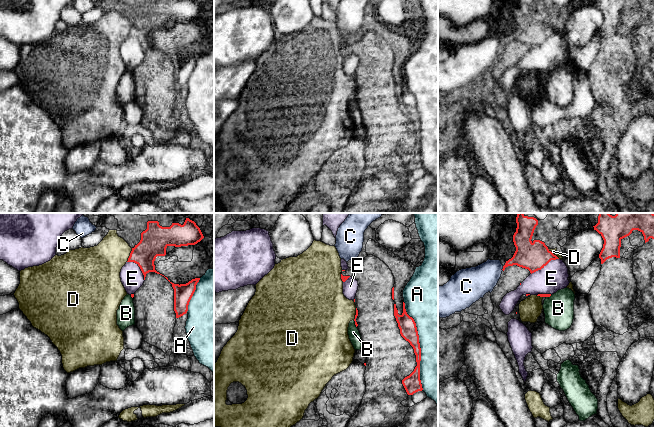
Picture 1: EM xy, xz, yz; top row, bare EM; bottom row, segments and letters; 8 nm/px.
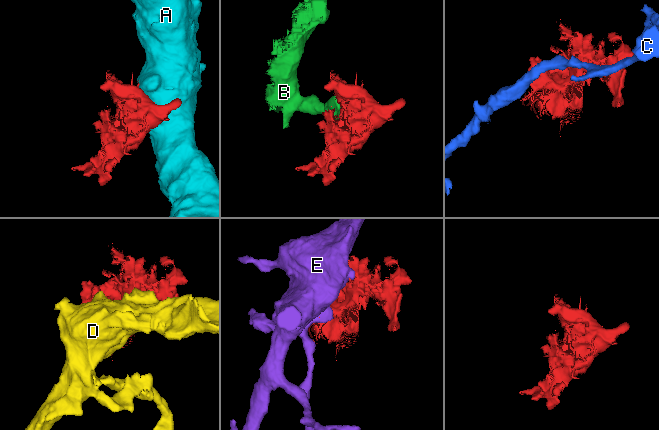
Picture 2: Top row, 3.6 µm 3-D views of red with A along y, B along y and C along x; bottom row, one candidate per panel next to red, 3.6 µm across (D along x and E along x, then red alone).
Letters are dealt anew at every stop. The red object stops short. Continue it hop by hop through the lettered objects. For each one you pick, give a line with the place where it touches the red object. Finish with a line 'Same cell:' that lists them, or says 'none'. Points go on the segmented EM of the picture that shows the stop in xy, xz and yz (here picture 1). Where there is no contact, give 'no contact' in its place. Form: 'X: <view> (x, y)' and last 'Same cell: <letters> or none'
Same cell: none

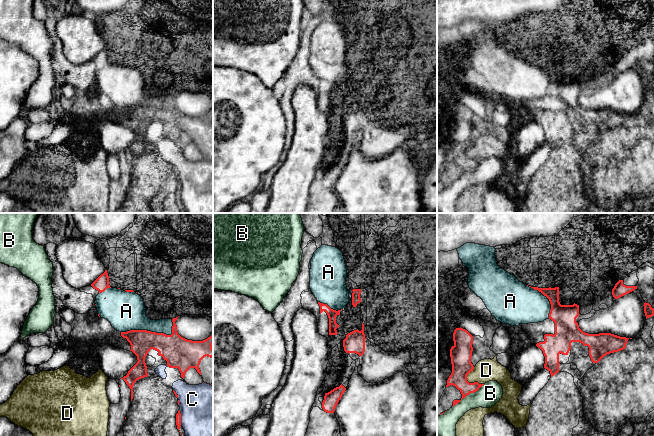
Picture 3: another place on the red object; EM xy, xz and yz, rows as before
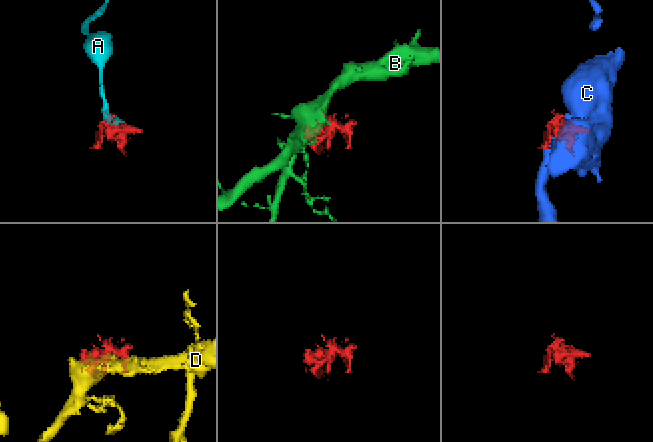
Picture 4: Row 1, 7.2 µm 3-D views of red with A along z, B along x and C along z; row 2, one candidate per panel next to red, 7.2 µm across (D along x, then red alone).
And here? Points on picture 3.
A: xy (151, 332)
Same cell: A

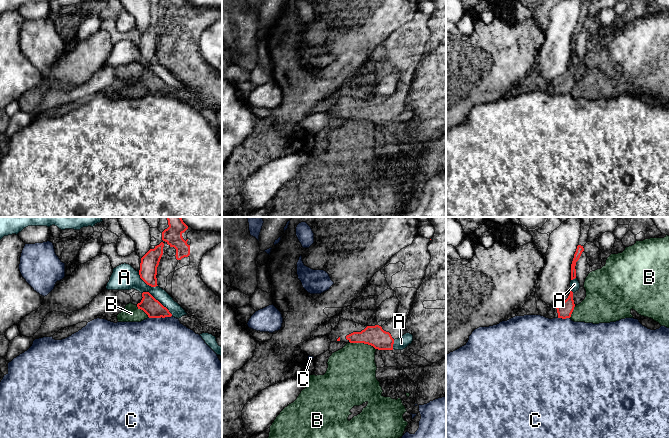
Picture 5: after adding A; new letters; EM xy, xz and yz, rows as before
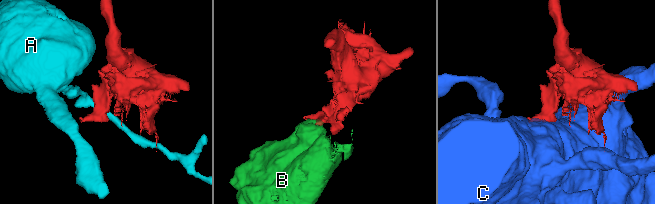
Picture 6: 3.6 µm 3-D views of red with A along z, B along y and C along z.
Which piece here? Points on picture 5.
Same cell: none

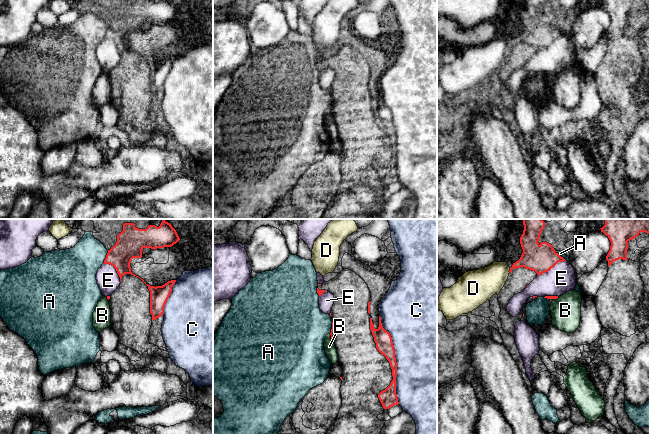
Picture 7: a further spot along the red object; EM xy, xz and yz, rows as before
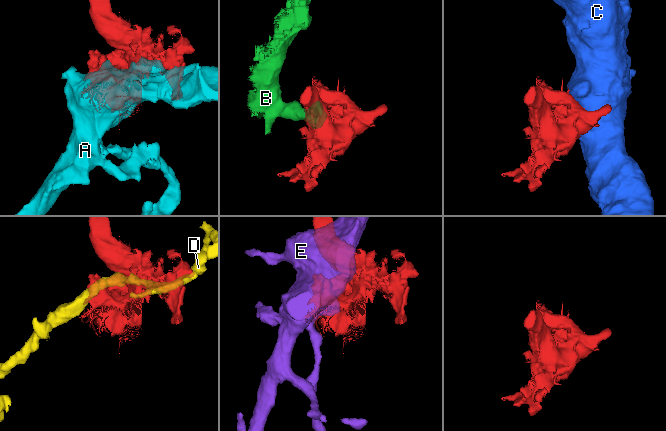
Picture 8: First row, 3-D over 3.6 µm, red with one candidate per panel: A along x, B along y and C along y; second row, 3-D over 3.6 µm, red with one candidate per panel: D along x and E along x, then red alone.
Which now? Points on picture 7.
Same cell: none

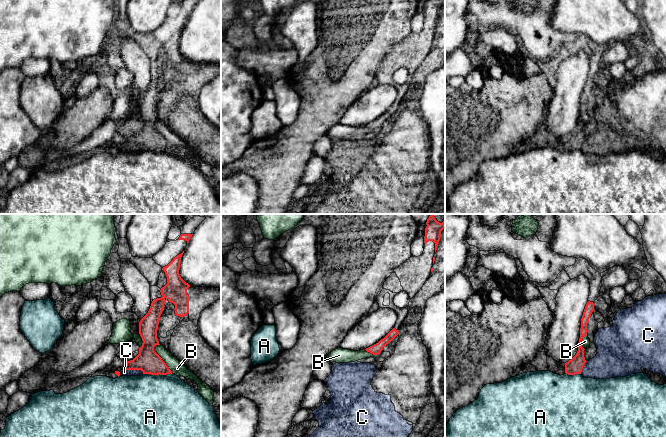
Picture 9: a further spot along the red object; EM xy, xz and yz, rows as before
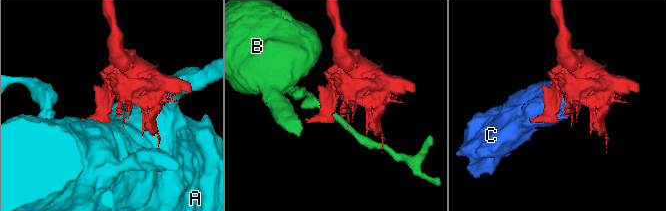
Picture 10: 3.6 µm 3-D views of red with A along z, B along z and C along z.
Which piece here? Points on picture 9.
Same cell: none

